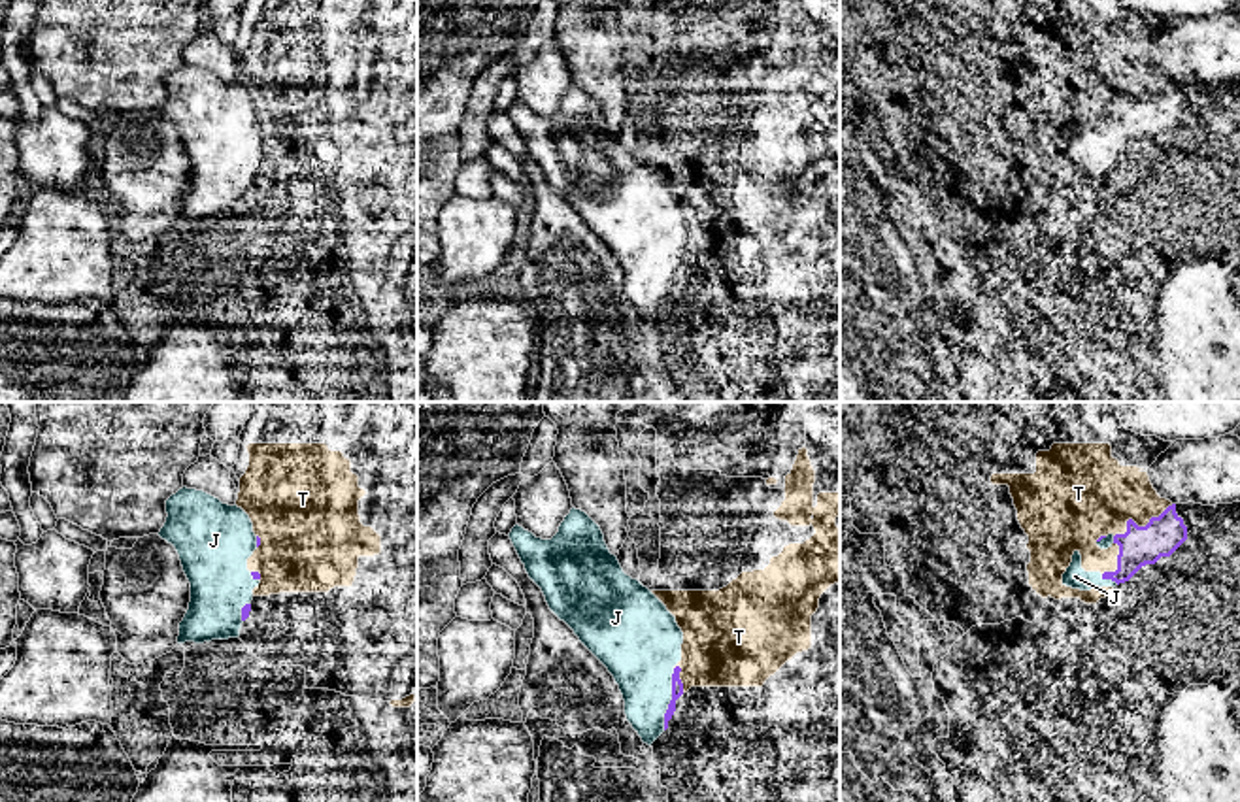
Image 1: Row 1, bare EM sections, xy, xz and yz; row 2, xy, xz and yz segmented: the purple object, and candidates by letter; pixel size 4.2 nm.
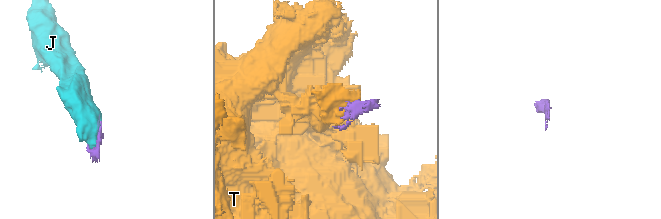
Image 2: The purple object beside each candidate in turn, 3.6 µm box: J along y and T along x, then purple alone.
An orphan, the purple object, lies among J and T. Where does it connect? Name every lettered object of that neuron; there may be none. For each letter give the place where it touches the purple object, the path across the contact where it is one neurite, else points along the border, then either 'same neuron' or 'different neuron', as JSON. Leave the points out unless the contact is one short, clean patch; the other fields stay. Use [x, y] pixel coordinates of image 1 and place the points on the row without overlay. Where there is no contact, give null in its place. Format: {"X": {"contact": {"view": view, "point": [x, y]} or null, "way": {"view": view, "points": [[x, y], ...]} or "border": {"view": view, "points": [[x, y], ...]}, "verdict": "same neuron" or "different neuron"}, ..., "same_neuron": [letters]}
{"J": {"contact": {"view": "xz", "point": [672, 276]}, "verdict": "same neuron"}, "T": {"contact": {"view": "yz", "point": [1137, 102]}, "border": {"view": "yz", "points": [[1172, 82], [1144, 102], [1129, 97], [1127, 106], [1114, 114]]}, "verdict": "different neuron"}, "same_neuron": ["J"]}

